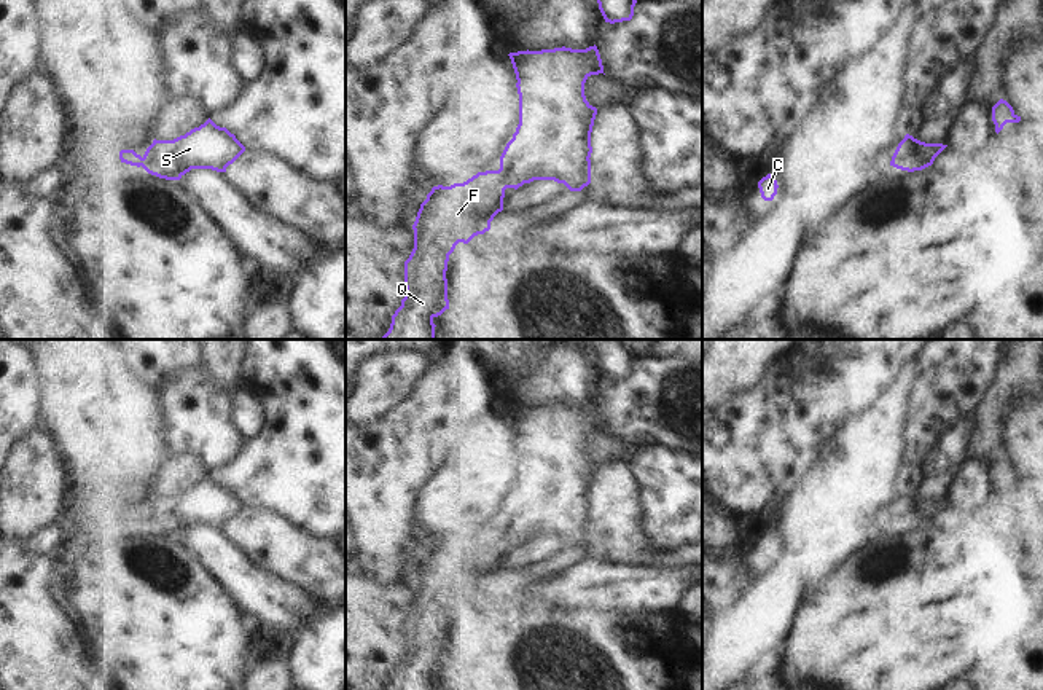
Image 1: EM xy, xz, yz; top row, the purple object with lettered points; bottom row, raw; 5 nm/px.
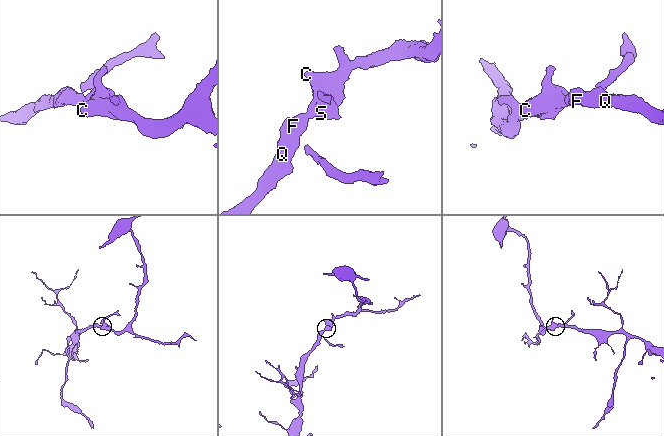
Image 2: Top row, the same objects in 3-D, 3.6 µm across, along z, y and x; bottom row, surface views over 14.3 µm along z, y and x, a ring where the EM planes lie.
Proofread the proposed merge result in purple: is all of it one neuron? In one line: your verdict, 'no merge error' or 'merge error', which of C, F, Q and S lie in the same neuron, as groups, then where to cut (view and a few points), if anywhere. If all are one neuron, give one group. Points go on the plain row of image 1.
no merge error | C F Q S | no cut

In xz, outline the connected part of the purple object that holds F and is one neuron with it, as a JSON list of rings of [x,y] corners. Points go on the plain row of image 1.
[[[597,403],[508,411],[516,430],[519,481],[498,527],[463,540],[433,543],[420,561],[414,606],[404,618],[406,652],[387,690],[435,690],[433,676],[449,666],[447,618],[459,599],[490,586],[506,545],[554,537],[570,548],[591,540],[591,489],[597,465],[584,453],[591,432],[604,430]]]

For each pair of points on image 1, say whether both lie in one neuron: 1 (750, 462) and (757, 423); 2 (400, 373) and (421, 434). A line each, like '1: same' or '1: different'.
1: same
2: different

